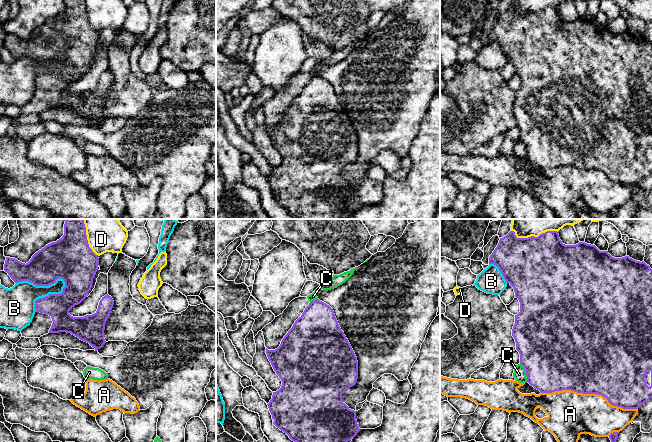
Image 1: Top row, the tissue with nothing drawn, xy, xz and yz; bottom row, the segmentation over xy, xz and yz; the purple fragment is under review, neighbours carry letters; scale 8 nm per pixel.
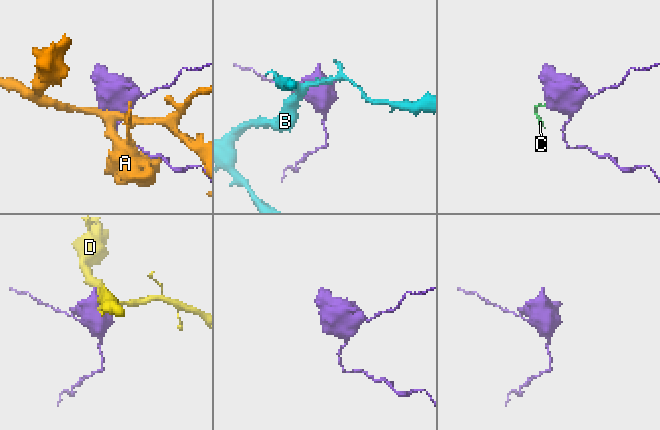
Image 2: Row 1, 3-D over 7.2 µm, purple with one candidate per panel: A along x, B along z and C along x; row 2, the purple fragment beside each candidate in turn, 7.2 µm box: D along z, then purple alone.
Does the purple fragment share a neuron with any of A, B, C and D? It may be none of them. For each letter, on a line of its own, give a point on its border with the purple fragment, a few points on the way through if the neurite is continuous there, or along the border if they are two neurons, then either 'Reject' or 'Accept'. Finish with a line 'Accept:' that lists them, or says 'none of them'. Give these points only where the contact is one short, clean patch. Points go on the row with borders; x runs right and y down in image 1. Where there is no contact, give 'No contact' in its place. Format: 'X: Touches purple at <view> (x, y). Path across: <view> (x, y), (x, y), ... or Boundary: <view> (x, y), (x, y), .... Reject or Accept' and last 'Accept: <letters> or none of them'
A: Touches purple at yz (589, 393). Reject
B: Touches purple at xy (42, 285). Reject
C: Touches purple at yz (526, 372). Boundary: yz (520, 363), (525, 370), (527, 381). Reject
D: Touches purple at xy (86, 238). Reject
Accept: none of them

